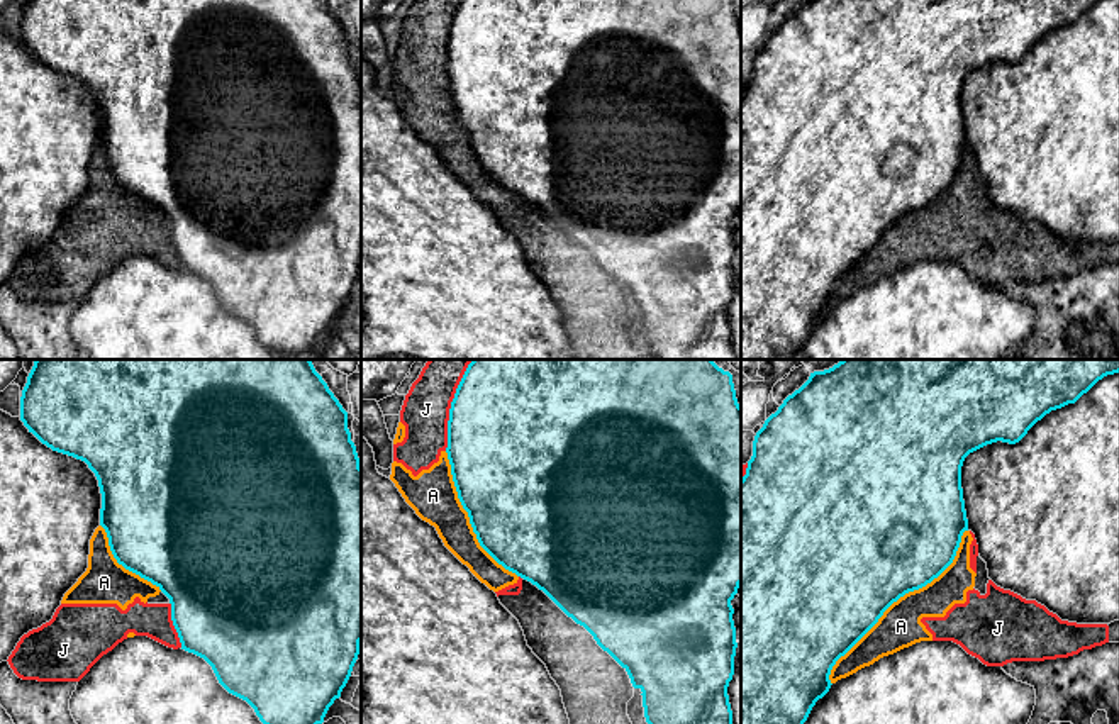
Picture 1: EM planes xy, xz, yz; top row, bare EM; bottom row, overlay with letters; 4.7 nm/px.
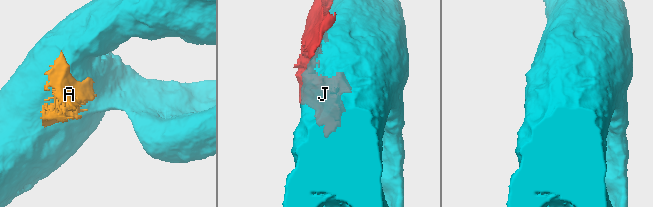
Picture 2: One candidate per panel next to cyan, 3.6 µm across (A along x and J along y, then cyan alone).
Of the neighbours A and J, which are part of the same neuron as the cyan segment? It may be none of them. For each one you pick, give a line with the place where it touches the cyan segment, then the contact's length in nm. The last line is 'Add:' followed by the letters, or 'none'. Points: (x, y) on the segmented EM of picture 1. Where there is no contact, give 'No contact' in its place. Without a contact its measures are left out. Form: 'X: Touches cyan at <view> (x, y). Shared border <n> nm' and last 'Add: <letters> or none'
Add: none

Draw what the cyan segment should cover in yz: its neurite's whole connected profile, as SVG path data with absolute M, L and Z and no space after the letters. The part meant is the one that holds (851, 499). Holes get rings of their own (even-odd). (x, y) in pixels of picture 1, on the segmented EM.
M841 359L829 370L810 373L809 380L788 395L771 414L753 441L753 456L741 478L741 724L804 724L819 699L831 688L831 670L883 615L883 612L909 592L919 590L938 578L955 560L961 536L968 531L968 519L961 488L961 466L965 458L997 441L1016 444L1027 431L1051 410L1075 404L1099 380L1119 373L1119 359Z

